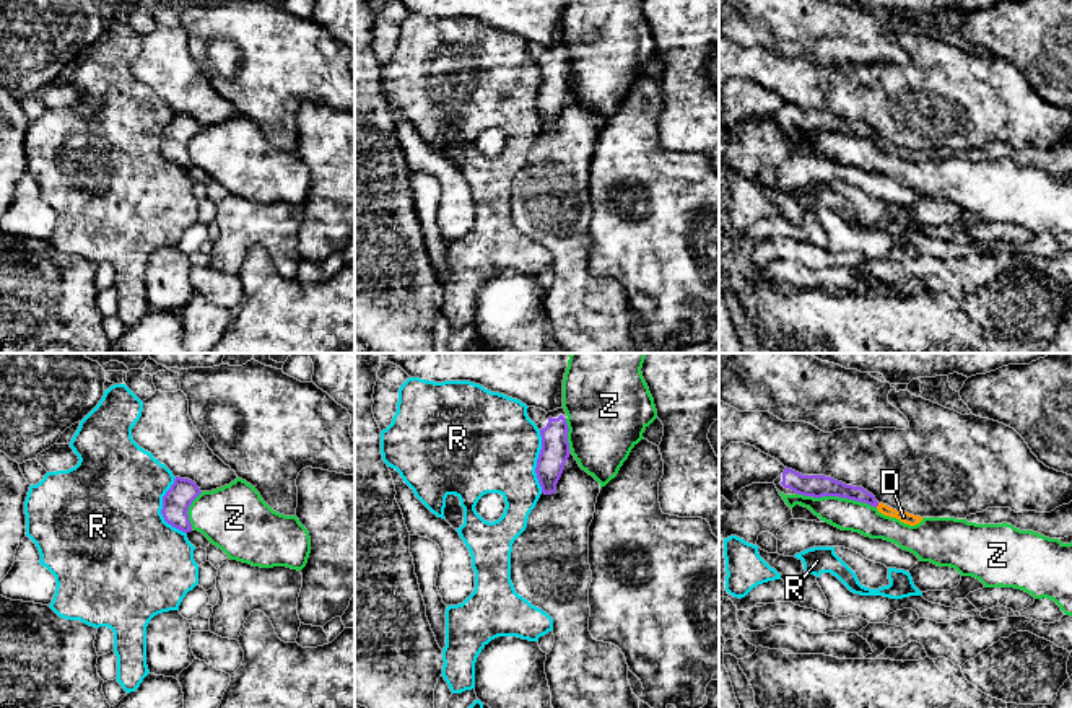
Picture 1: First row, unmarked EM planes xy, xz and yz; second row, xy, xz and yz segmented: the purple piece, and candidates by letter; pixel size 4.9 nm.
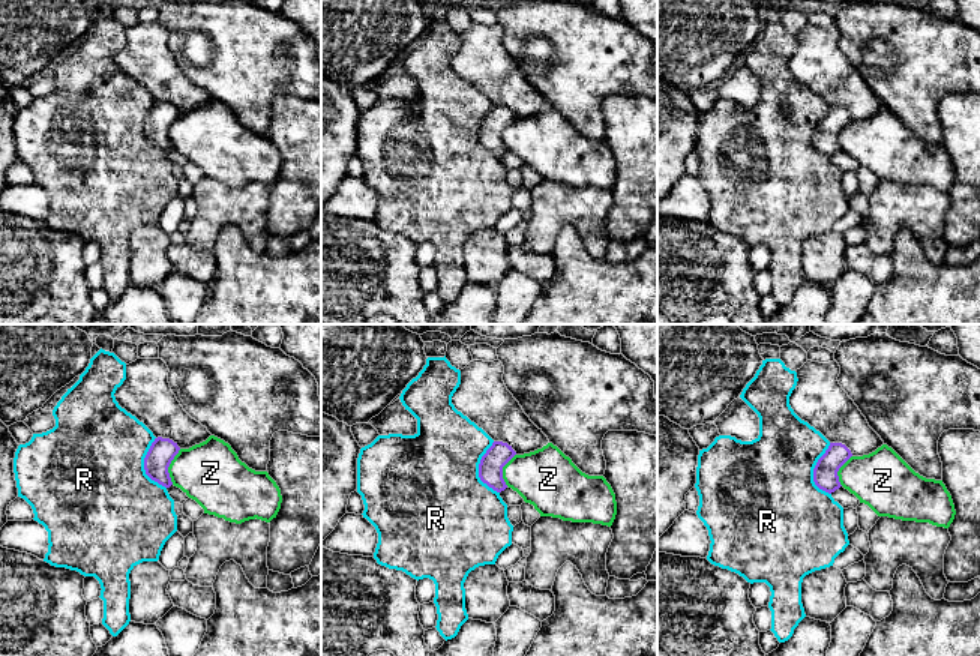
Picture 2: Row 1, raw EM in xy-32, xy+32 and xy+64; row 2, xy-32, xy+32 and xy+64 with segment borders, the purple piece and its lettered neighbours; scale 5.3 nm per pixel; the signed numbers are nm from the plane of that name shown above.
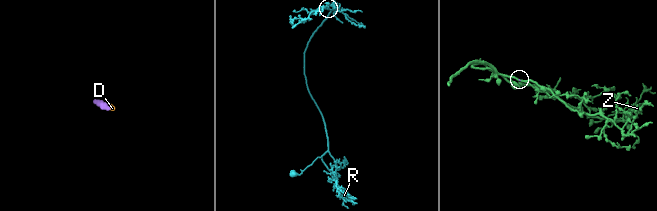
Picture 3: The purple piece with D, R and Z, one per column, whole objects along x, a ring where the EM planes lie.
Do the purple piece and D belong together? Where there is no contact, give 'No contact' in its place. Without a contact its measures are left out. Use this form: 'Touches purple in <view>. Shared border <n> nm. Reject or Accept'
Touches purple in yz. Shared border 30 nm. Accept

